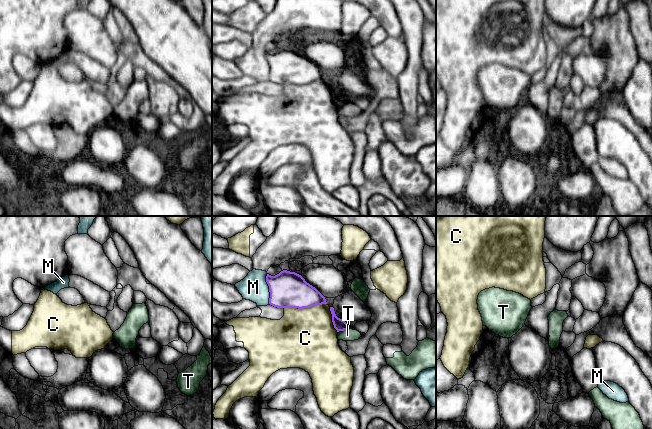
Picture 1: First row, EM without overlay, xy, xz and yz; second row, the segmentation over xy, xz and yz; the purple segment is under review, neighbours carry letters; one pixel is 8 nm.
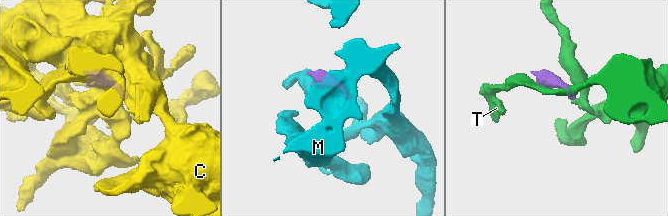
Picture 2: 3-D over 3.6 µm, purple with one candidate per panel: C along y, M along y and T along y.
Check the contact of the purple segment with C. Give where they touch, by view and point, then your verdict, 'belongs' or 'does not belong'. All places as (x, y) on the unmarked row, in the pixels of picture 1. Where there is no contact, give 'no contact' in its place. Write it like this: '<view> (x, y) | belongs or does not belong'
xz (305, 83) | does not belong

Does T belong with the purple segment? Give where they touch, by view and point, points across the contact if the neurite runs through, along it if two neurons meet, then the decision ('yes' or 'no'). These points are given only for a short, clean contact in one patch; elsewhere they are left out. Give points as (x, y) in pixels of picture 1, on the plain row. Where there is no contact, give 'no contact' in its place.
xz (343, 106) | along xz (348, 104), (338, 108) | no

